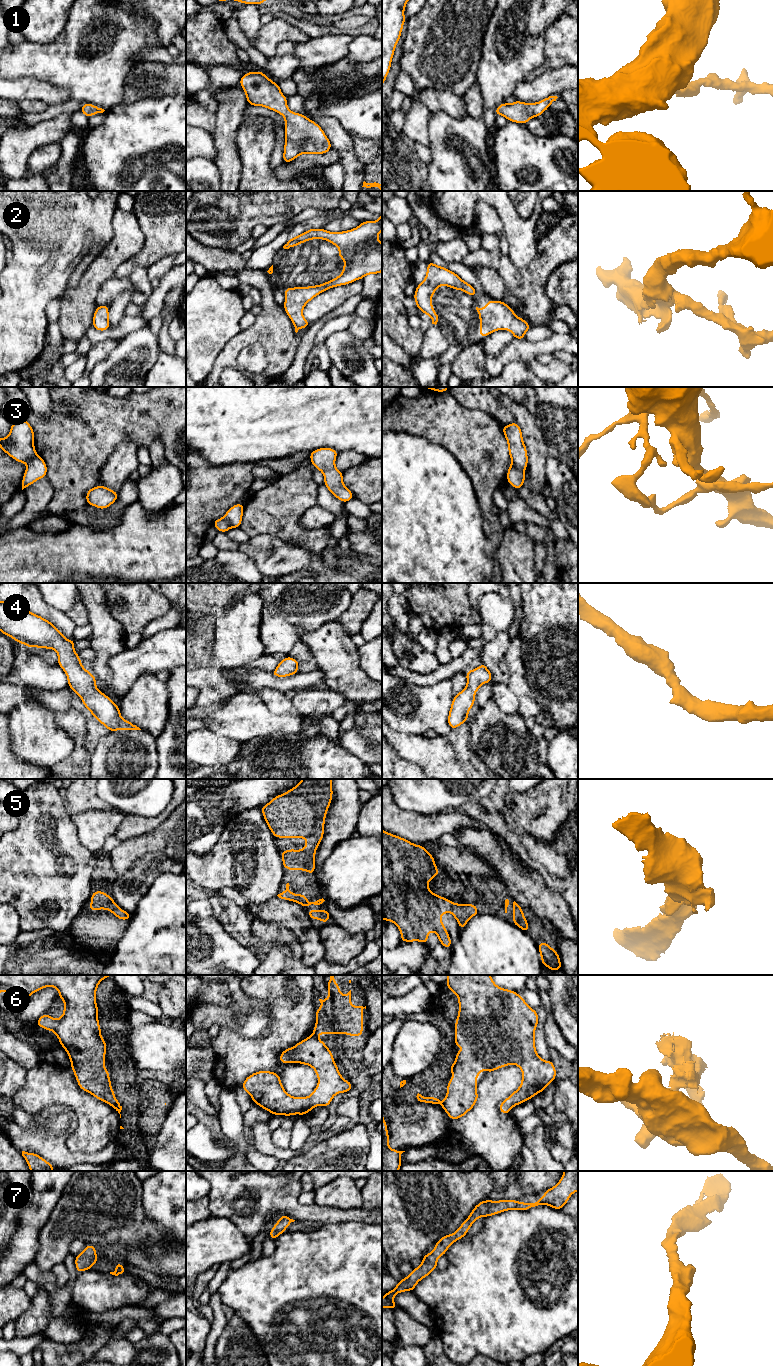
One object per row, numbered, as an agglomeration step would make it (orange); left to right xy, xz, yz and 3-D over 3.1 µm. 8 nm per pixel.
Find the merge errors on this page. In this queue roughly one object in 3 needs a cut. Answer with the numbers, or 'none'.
3, 6

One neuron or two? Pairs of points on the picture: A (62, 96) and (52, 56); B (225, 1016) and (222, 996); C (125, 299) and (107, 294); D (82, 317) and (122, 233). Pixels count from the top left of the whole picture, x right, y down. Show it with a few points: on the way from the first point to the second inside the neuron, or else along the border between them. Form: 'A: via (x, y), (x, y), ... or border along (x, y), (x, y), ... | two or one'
A: border along (38, 79), (65, 87), (70, 99) | two
B: border along (228, 986), (229, 1005), (220, 1007), (200, 1002) | two
C: border along (133, 285), (123, 291), (108, 306) | two
D: via (83, 296), (94, 275), (115, 254) | one

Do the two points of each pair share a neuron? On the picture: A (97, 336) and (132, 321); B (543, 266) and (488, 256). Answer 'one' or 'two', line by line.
A: one
B: one

